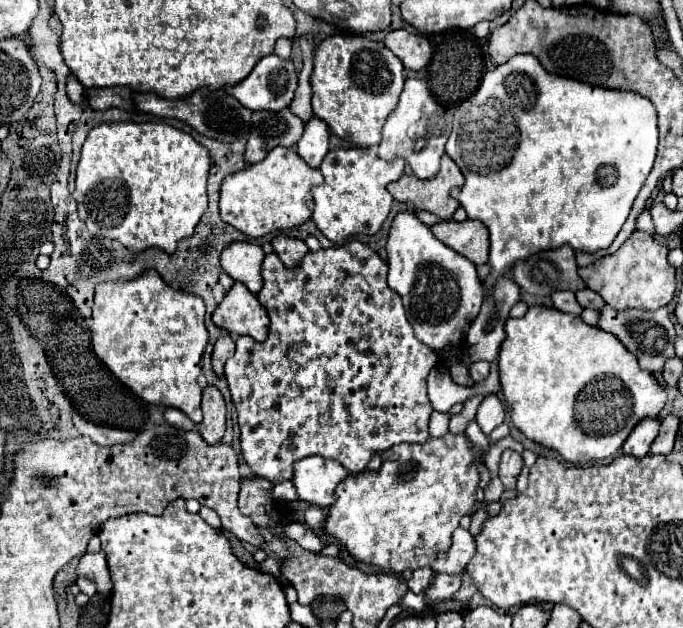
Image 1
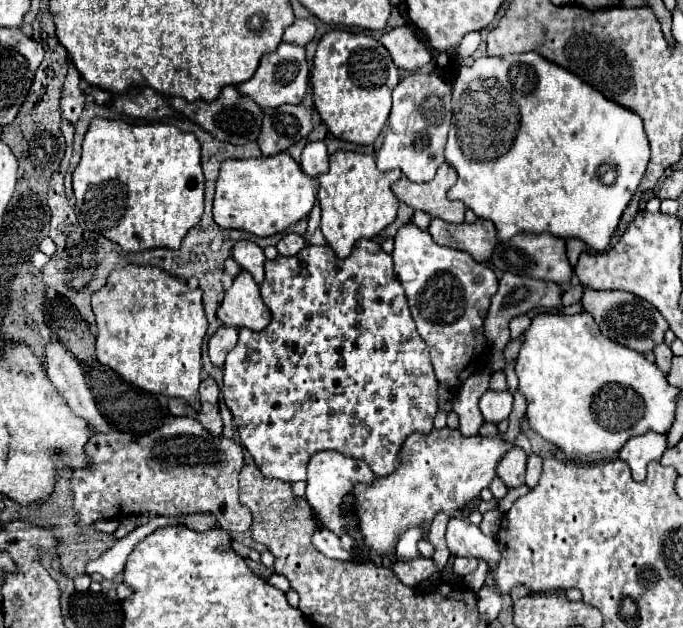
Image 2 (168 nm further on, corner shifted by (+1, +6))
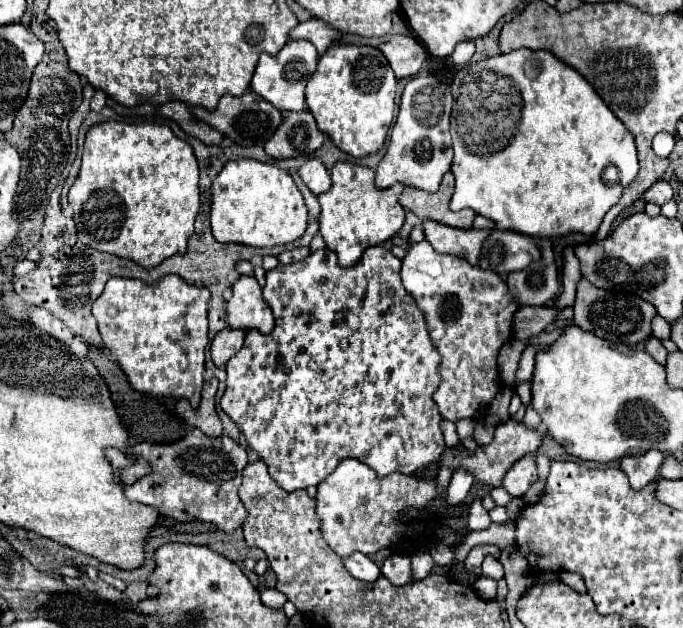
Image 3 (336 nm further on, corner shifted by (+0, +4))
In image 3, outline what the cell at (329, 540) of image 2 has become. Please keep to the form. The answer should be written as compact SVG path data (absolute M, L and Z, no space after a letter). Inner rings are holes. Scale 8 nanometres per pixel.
M354 552L350 556L342 556L342 564L344 568L358 580L366 580L366 582L374 582L380 574L380 568L364 554Z

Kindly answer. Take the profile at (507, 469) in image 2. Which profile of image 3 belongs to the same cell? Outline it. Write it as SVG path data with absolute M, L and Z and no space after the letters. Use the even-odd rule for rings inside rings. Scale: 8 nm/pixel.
M526 454L524 458L516 460L514 466L506 472L502 486L512 494L512 496L524 496L526 490L538 480L536 474L536 462L532 454Z

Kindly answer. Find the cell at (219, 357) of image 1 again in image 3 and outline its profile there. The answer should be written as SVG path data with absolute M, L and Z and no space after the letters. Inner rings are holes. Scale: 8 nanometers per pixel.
M224 328L222 332L218 332L212 340L210 346L210 354L212 354L212 362L218 368L224 368L226 362L242 348L244 344L244 334L242 330L232 330L232 328Z

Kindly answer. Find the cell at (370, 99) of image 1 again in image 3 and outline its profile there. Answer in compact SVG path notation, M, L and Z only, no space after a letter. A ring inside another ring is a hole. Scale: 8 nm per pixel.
M332 44L318 60L318 70L306 86L306 102L318 128L354 158L378 152L384 146L394 118L396 78L378 48L362 44Z

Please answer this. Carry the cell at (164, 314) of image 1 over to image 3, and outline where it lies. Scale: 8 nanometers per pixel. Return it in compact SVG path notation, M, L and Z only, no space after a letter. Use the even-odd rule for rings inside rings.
M166 274L154 284L146 284L134 278L114 276L106 282L104 292L92 304L92 314L98 322L104 346L116 354L116 362L128 378L128 384L152 396L172 396L190 400L192 408L200 402L204 382L204 348L208 344L208 298L206 288L186 284L176 274Z

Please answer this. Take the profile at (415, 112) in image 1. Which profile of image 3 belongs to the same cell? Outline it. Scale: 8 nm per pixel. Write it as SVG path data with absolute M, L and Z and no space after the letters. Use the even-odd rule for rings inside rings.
M416 76L406 84L400 112L392 126L388 150L376 168L378 188L388 188L394 182L400 182L426 192L438 190L442 176L450 170L452 164L452 142L448 132L450 106L450 88L444 82L438 82L434 76Z

